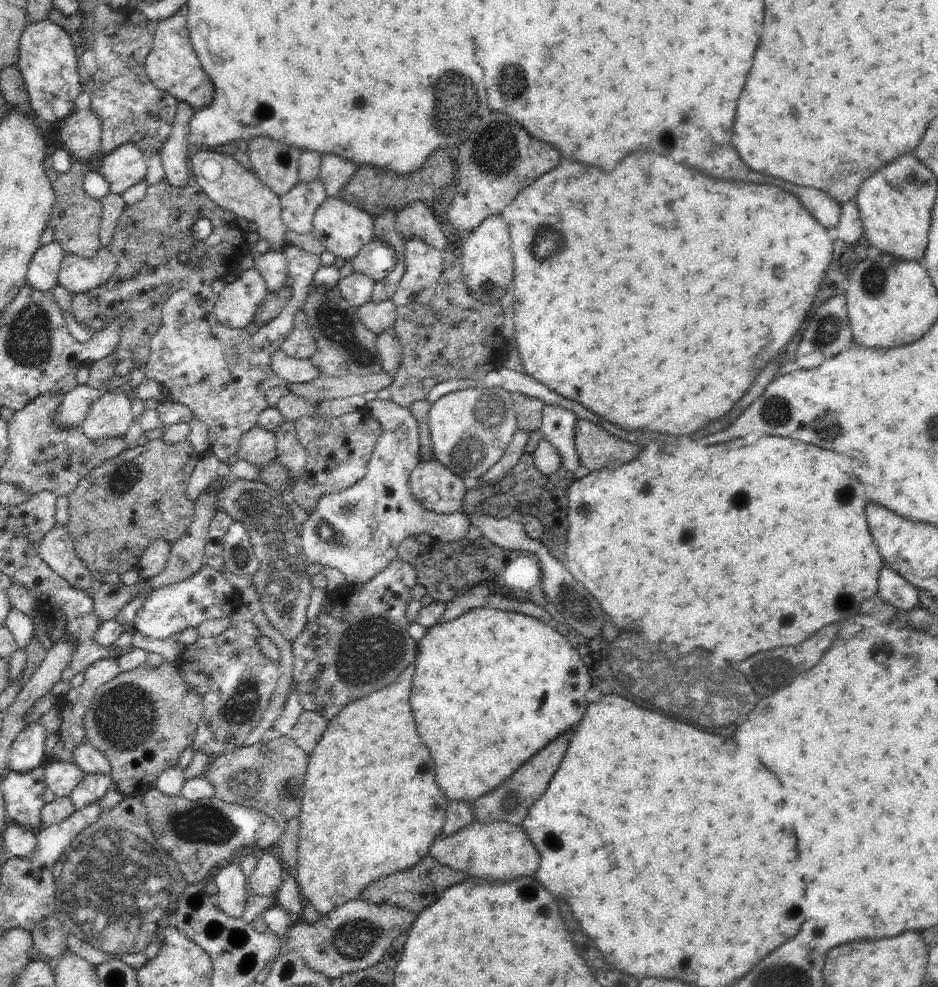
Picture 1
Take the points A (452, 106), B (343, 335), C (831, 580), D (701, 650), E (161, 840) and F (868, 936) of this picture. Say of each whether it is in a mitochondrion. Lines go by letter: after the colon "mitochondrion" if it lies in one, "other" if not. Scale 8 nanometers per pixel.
A: mitochondrion
B: mitochondrion
C: other
D: mitochondrion
E: mitochondrion
F: other

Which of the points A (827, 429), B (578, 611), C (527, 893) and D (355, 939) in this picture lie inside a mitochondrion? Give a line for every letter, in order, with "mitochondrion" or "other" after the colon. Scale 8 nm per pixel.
A: mitochondrion
B: mitochondrion
C: mitochondrion
D: mitochondrion

